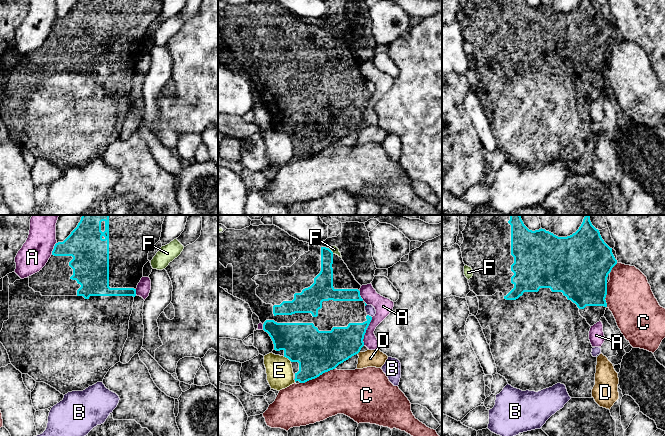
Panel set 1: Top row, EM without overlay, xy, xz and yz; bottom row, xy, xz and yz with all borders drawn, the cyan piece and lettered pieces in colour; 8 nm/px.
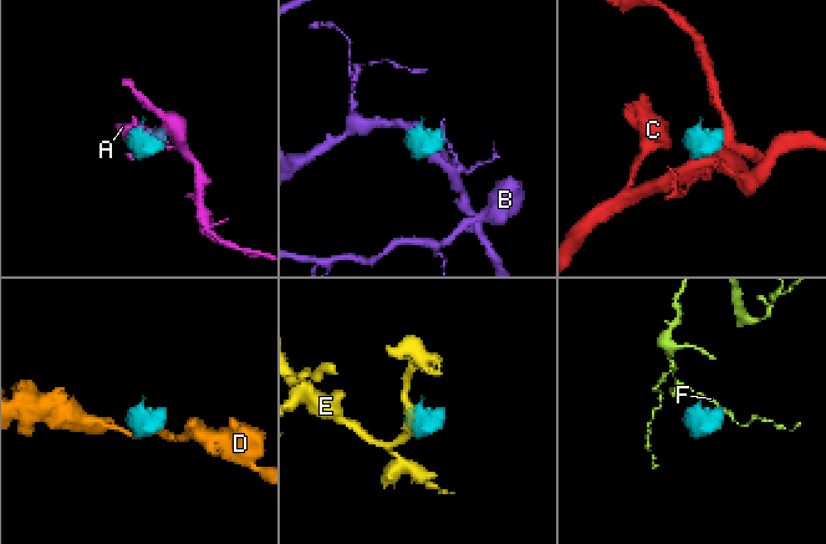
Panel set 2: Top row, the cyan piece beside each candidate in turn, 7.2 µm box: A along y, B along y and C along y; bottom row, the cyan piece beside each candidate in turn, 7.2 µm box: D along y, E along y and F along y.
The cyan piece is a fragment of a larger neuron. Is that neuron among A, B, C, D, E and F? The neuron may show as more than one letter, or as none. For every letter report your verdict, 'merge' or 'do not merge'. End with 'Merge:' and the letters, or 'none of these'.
A: do not merge
B: do not merge
C: do not merge
D: do not merge
E: do not merge
F: do not merge
Merge: none of these

